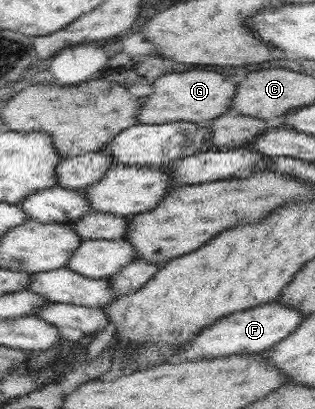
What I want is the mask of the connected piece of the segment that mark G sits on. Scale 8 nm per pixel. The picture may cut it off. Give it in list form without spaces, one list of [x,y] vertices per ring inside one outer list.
[[[184,71],[168,73],[154,81],[154,92],[144,98],[138,113],[140,124],[164,124],[178,121],[206,124],[219,115],[230,112],[236,93],[237,79],[230,73],[214,71]]]

